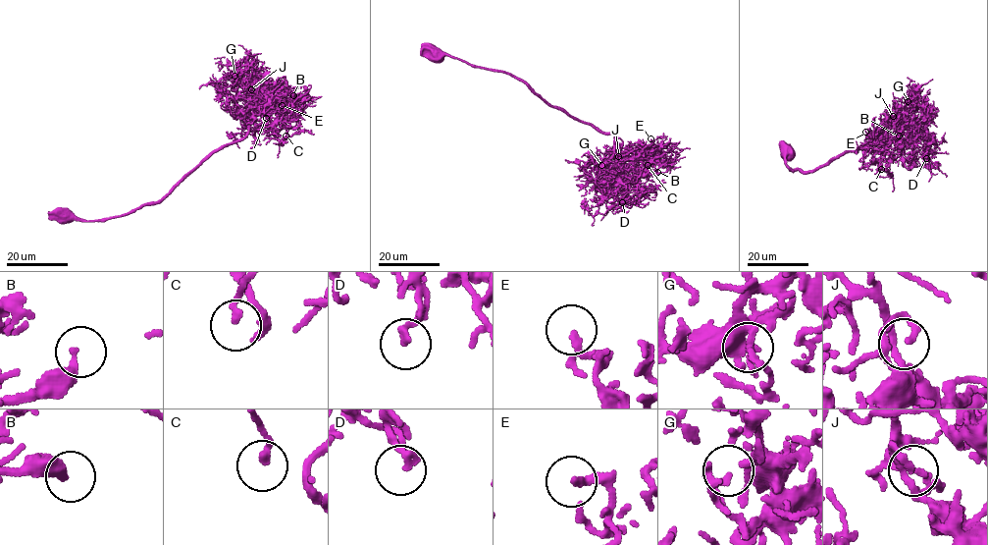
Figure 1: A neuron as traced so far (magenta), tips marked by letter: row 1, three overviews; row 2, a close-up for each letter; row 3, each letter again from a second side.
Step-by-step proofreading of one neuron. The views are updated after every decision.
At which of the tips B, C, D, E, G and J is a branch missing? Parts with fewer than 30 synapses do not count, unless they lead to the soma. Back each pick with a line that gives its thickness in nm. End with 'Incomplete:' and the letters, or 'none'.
B: Thickness 240 nm
Incomplete: B

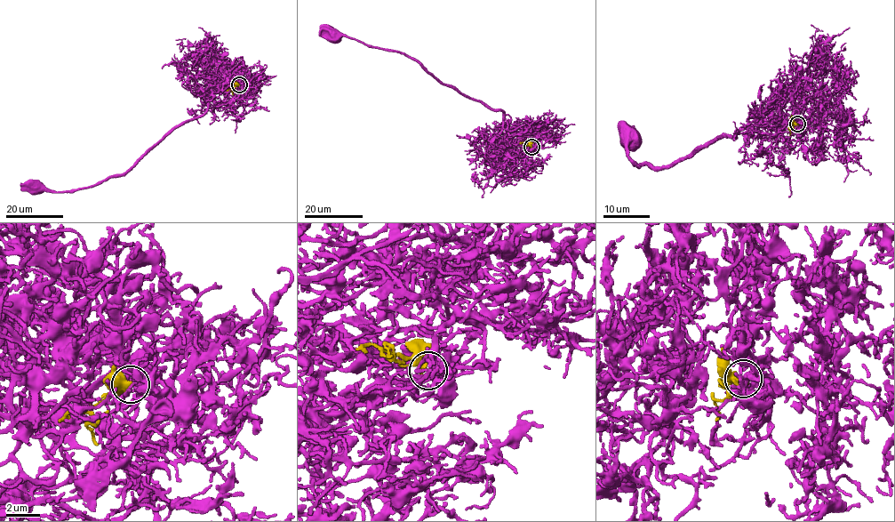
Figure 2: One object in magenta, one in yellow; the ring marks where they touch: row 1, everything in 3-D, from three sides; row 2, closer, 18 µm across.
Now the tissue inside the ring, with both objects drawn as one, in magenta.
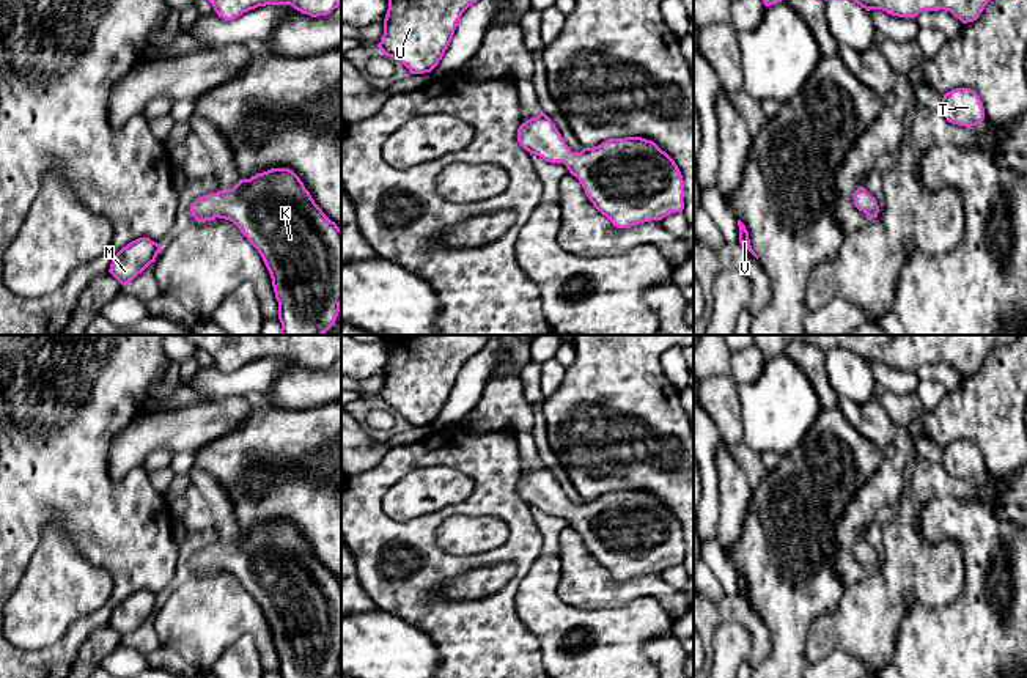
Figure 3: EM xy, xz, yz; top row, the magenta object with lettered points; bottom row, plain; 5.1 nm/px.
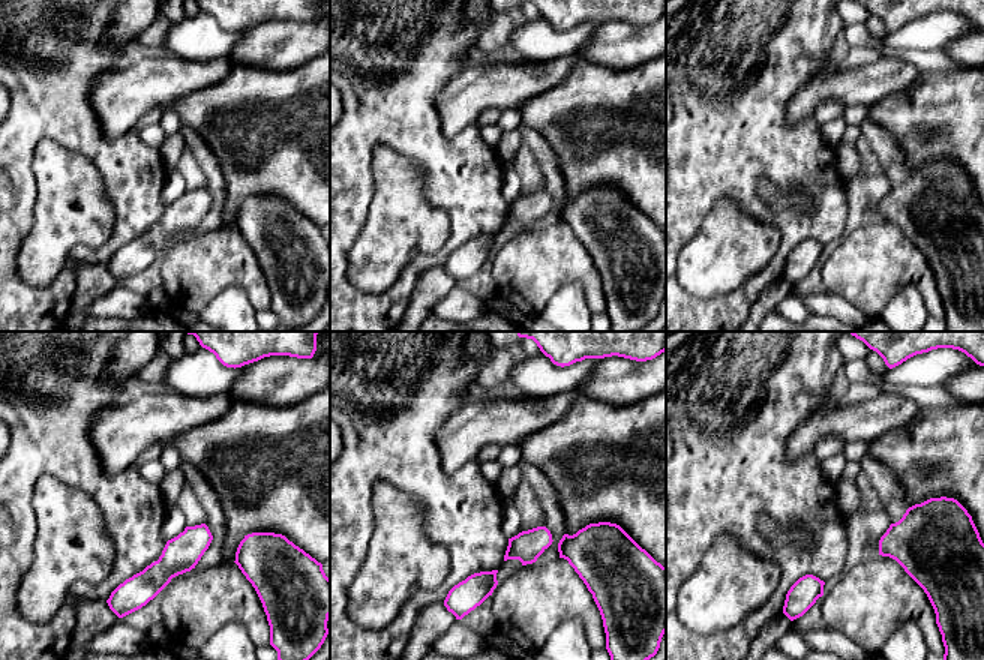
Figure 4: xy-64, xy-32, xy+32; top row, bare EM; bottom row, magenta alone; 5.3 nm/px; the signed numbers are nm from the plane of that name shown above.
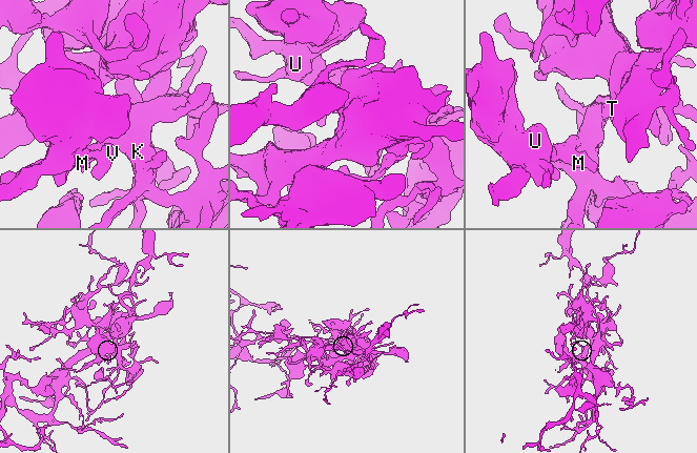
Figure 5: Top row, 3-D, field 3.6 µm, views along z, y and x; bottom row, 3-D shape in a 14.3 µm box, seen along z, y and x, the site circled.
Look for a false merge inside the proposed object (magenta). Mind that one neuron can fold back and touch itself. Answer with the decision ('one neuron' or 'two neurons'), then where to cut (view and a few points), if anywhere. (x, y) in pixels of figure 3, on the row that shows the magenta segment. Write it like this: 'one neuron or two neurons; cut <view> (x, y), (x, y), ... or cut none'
one neuron; cut none

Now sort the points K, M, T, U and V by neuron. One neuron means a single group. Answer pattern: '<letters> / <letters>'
K M T U V

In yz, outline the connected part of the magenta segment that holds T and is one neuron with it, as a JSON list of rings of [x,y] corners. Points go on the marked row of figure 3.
[[[956,88],[944,94],[940,113],[948,123],[959,126],[977,126],[985,120],[985,107],[977,94],[970,88]]]

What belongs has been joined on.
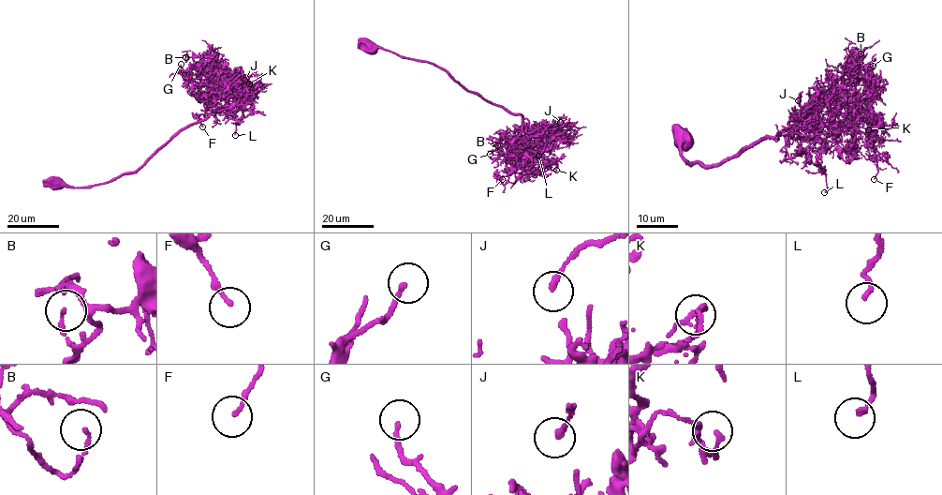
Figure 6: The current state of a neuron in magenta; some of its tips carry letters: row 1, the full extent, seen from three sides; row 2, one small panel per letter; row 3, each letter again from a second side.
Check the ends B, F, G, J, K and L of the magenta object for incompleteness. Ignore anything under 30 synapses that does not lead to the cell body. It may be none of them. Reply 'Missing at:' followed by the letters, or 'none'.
Missing at: none

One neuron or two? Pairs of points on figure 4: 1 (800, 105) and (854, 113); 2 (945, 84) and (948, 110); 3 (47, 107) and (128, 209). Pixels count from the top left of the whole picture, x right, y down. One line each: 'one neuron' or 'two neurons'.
1: two neurons
2: one neuron
3: one neuron

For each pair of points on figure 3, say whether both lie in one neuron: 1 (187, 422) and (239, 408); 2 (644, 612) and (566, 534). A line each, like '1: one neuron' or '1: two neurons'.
1: one neuron
2: two neurons

